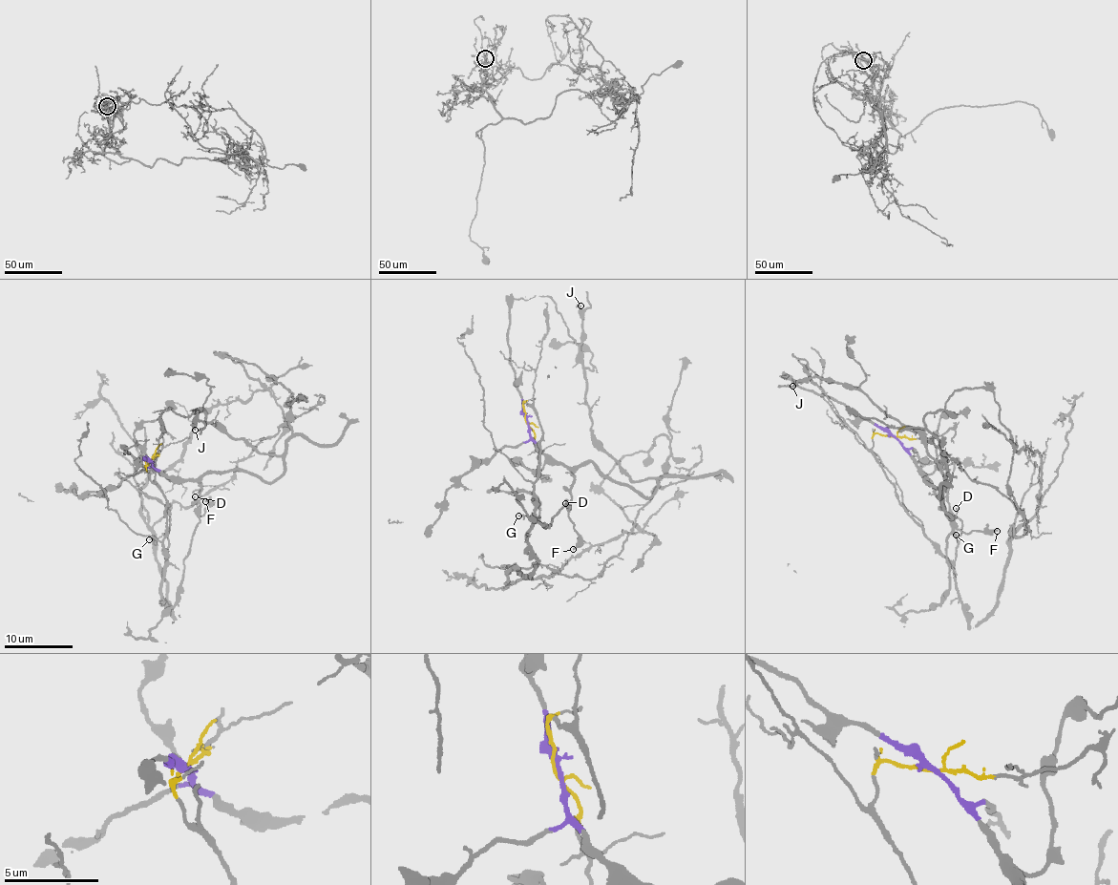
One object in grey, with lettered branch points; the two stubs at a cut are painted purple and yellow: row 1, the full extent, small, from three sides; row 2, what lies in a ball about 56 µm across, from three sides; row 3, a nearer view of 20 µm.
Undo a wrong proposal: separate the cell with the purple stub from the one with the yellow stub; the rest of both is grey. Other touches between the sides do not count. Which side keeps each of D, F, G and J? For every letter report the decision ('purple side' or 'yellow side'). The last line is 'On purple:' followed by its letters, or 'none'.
D: purple side
F: purple side
G: yellow side
J: purple side
On purple: D, F, J

